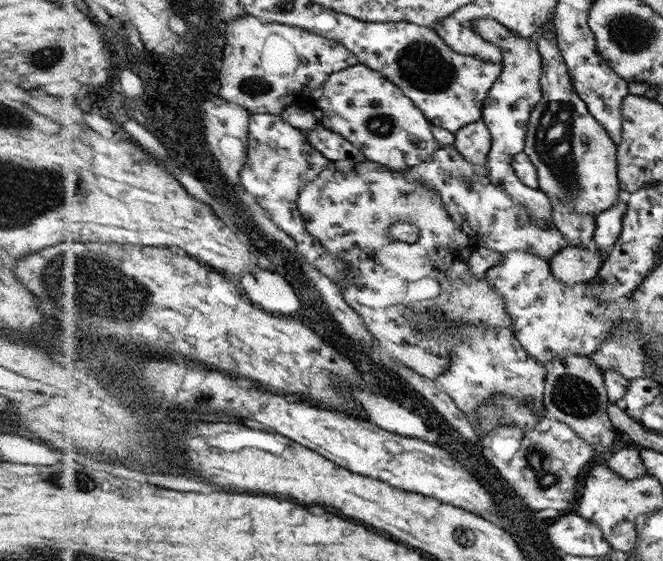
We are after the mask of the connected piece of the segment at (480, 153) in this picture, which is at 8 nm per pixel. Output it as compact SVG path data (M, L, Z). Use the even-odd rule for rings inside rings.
M483 120L460 128L454 133L456 140L453 145L460 156L471 164L483 166L487 163L487 155L491 152L491 131Z

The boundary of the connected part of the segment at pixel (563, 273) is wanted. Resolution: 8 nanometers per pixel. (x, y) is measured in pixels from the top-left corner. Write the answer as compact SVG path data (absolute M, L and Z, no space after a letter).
M585 247L561 248L551 259L551 273L566 286L574 286L594 279L604 259Z

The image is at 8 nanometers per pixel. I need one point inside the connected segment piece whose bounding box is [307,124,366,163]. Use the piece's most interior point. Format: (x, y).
(332, 145)

